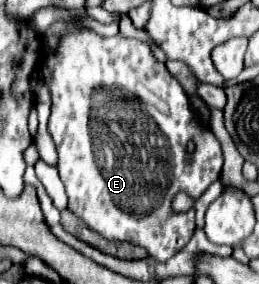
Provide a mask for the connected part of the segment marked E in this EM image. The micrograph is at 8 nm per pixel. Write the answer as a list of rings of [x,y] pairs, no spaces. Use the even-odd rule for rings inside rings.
[[[68,19],[64,23],[68,25],[68,31],[62,33],[54,59],[46,59],[42,71],[44,85],[52,95],[48,131],[57,146],[58,171],[62,183],[66,185],[68,207],[102,237],[140,245],[150,253],[150,257],[164,263],[188,243],[196,229],[194,209],[176,213],[172,211],[172,201],[180,191],[188,193],[192,199],[198,199],[208,189],[208,185],[220,177],[220,143],[214,133],[200,131],[196,127],[196,123],[192,121],[192,107],[182,85],[166,71],[164,63],[156,61],[148,45],[138,39],[126,39],[122,35],[102,37],[96,31],[84,27],[84,19]],[[120,91],[136,95],[138,99],[120,95]],[[190,139],[194,139],[196,143],[196,149],[192,153],[186,149],[186,143]]]

